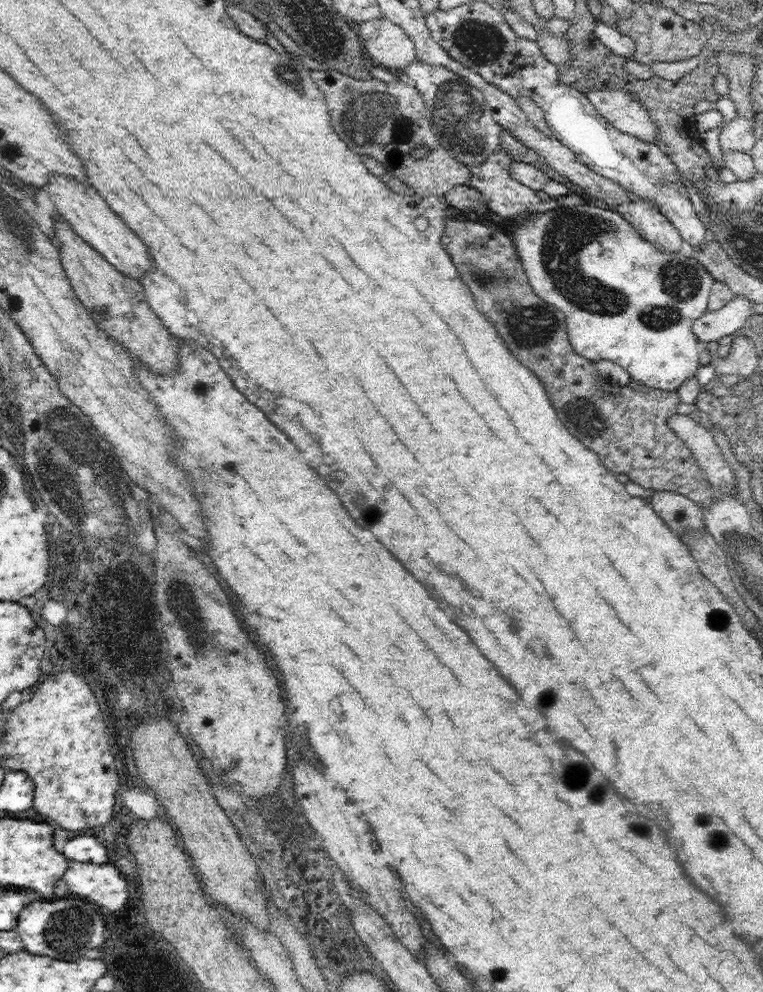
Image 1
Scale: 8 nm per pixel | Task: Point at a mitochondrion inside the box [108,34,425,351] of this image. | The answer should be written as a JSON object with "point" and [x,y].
{"point":[289,79]}

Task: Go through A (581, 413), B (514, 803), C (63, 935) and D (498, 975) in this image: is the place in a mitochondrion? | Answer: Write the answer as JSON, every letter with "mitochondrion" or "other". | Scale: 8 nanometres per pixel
{"A":"mitochondrion","B":"other","C":"mitochondrion","D":"other"}

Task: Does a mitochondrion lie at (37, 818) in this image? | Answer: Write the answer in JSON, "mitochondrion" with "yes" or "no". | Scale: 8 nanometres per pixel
{"mitochondrion":"no"}

